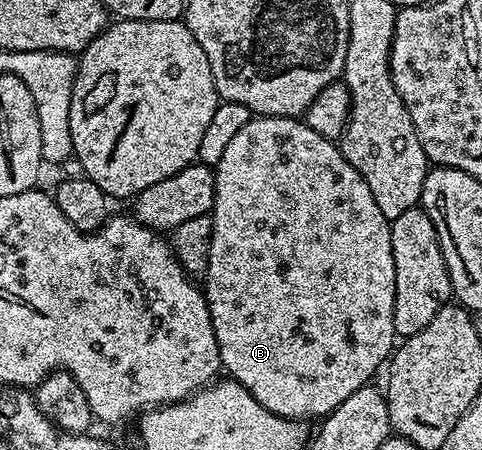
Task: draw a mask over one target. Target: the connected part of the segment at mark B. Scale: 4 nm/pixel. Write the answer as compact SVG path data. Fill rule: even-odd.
M254 115L231 138L223 158L213 168L215 198L213 199L213 229L211 230L211 254L203 277L205 301L211 314L215 338L221 355L221 367L232 379L238 380L250 394L271 414L286 416L288 420L308 421L309 416L324 418L335 411L339 402L351 398L355 390L366 387L377 372L377 367L390 359L395 348L395 254L391 246L391 221L379 210L371 186L363 182L363 174L347 162L340 147L334 141L315 134L304 119L291 116Z

